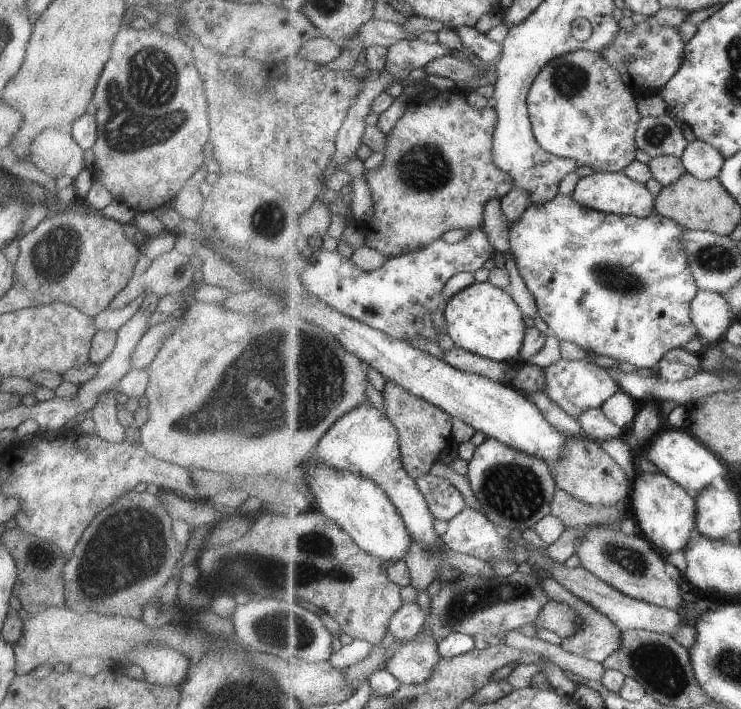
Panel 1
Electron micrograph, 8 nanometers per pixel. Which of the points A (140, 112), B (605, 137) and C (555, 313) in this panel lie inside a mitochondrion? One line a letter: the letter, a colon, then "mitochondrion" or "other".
A: mitochondrion
B: other
C: other

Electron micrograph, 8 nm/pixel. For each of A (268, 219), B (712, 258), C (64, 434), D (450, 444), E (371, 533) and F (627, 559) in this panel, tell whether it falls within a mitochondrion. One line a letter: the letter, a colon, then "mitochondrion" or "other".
A: mitochondrion
B: mitochondrion
C: other
D: other
E: other
F: mitochondrion

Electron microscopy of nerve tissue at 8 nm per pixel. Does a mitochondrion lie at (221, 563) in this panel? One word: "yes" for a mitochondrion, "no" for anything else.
yes

